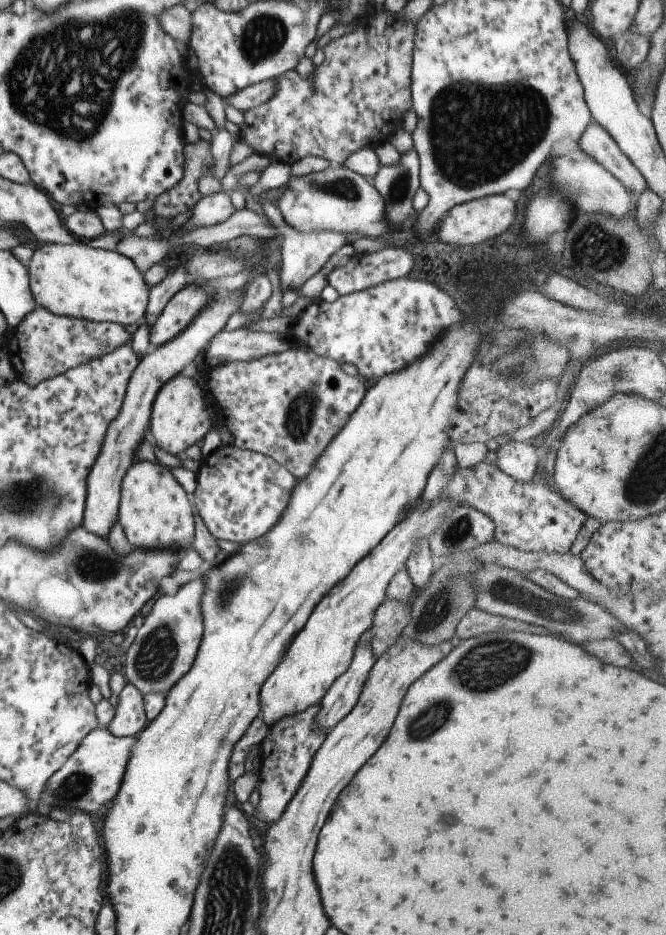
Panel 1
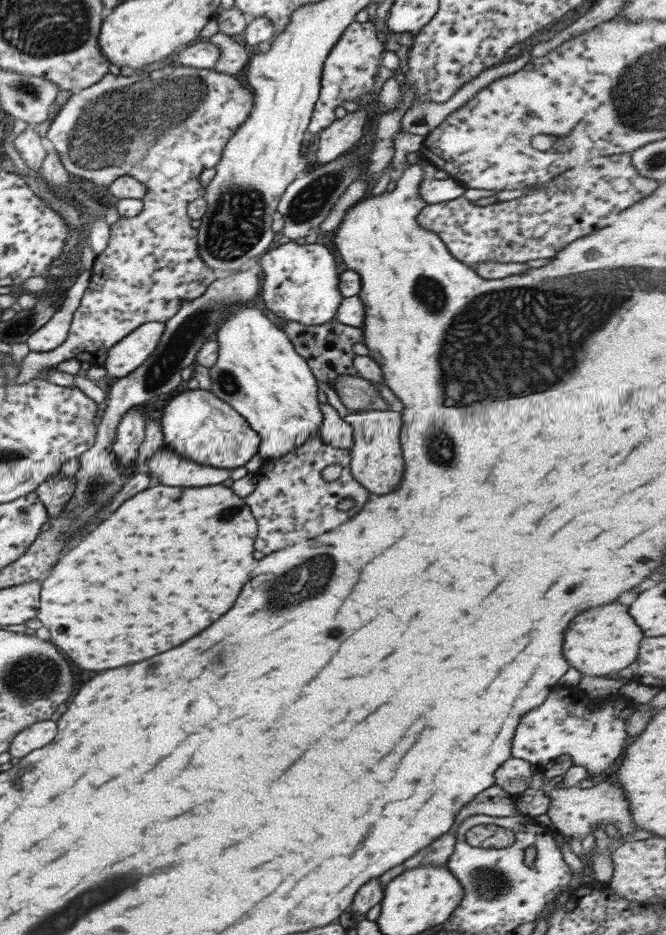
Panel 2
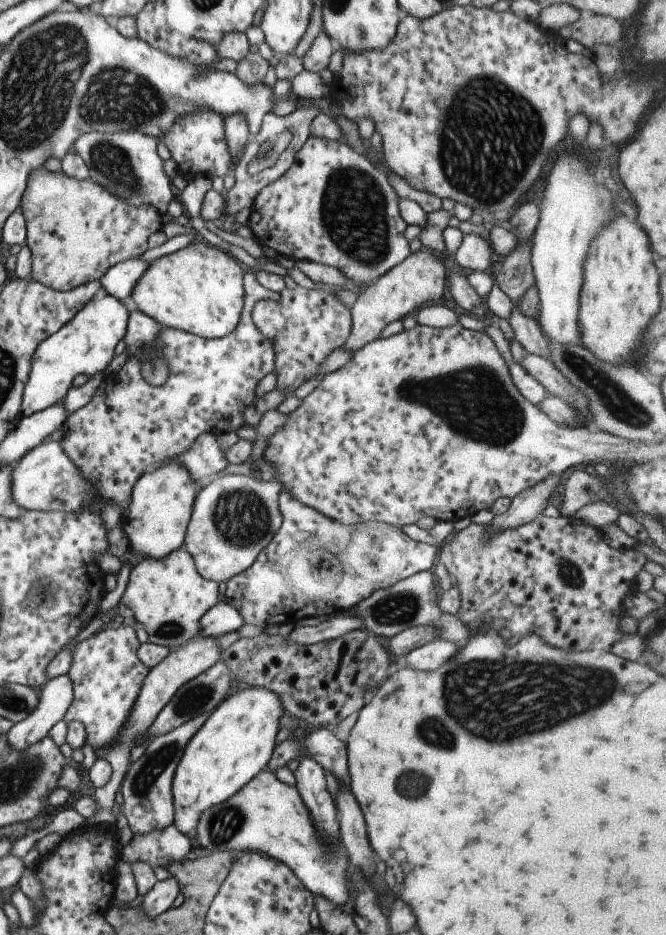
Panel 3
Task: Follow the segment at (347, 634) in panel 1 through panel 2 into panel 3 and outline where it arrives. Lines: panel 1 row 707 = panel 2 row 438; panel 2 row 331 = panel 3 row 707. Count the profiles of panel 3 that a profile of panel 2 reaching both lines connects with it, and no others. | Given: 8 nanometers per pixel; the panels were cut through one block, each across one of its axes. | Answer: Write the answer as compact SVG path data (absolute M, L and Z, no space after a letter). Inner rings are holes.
M254 686L230 694L217 705L186 745L174 773L174 826L182 834L194 839L204 810L228 800L269 766L280 730L280 718L285 713L282 698L278 698L274 690Z

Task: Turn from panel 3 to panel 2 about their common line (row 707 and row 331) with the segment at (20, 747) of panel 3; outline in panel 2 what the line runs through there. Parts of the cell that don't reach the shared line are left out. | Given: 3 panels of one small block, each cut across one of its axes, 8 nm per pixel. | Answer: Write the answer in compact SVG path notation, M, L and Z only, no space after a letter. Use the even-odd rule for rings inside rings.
M85 271L78 276L76 284L70 286L70 296L64 300L50 321L42 326L34 335L26 340L32 352L48 353L58 348L69 336L74 311L78 308L84 292L89 286L90 272Z

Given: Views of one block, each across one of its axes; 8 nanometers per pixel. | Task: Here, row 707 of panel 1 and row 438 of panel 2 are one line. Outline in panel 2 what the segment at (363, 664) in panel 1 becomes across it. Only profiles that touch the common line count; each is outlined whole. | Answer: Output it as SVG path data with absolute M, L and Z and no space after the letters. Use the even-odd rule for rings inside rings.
M329 403L320 404L322 424L318 426L318 436L334 448L349 450L354 444L354 429L344 421Z

